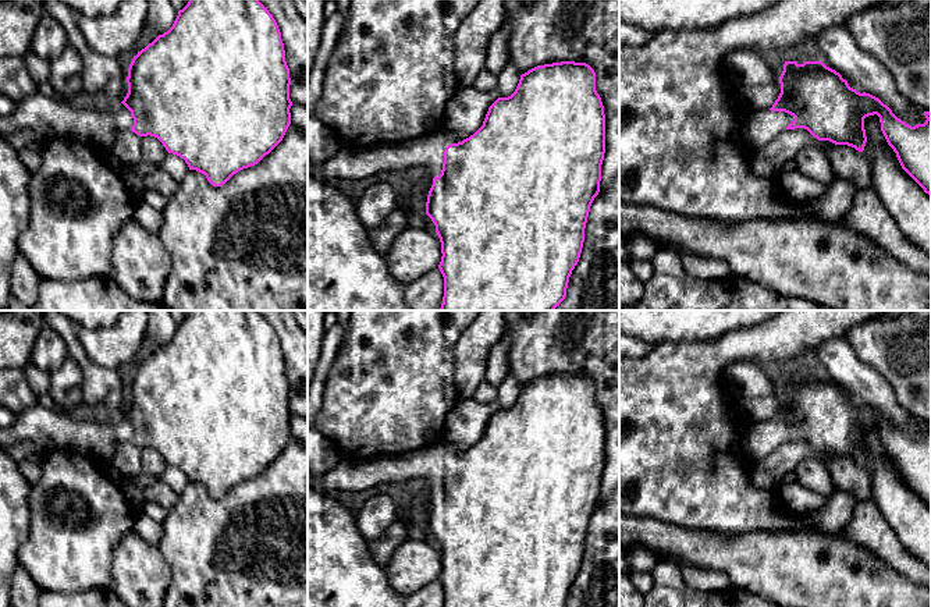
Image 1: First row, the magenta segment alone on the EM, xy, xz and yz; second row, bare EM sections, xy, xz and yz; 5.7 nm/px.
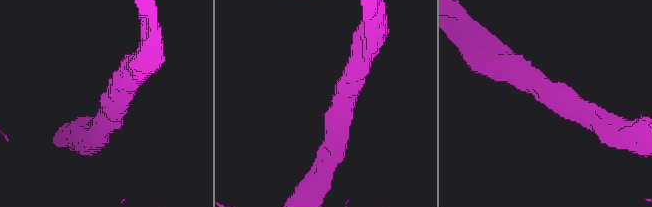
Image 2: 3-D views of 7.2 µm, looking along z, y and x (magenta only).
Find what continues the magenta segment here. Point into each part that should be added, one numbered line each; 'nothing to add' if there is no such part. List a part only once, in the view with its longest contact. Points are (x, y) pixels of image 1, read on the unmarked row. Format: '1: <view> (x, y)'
1: xz (354, 475)

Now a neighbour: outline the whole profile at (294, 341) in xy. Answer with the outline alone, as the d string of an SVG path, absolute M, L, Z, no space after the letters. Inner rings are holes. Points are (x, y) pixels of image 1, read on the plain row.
M257 310L273 327L281 344L289 380L289 411L308 419L308 334L291 310Z

